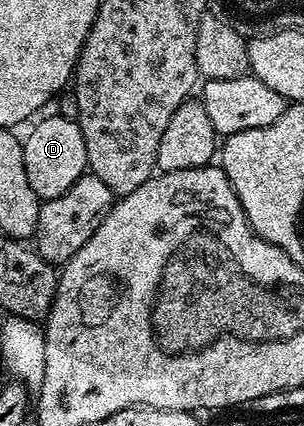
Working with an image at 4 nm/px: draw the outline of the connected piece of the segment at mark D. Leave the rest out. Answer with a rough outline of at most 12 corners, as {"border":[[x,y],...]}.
{"border":[[49,115],[24,136],[27,181],[44,201],[86,174],[76,118]]}

